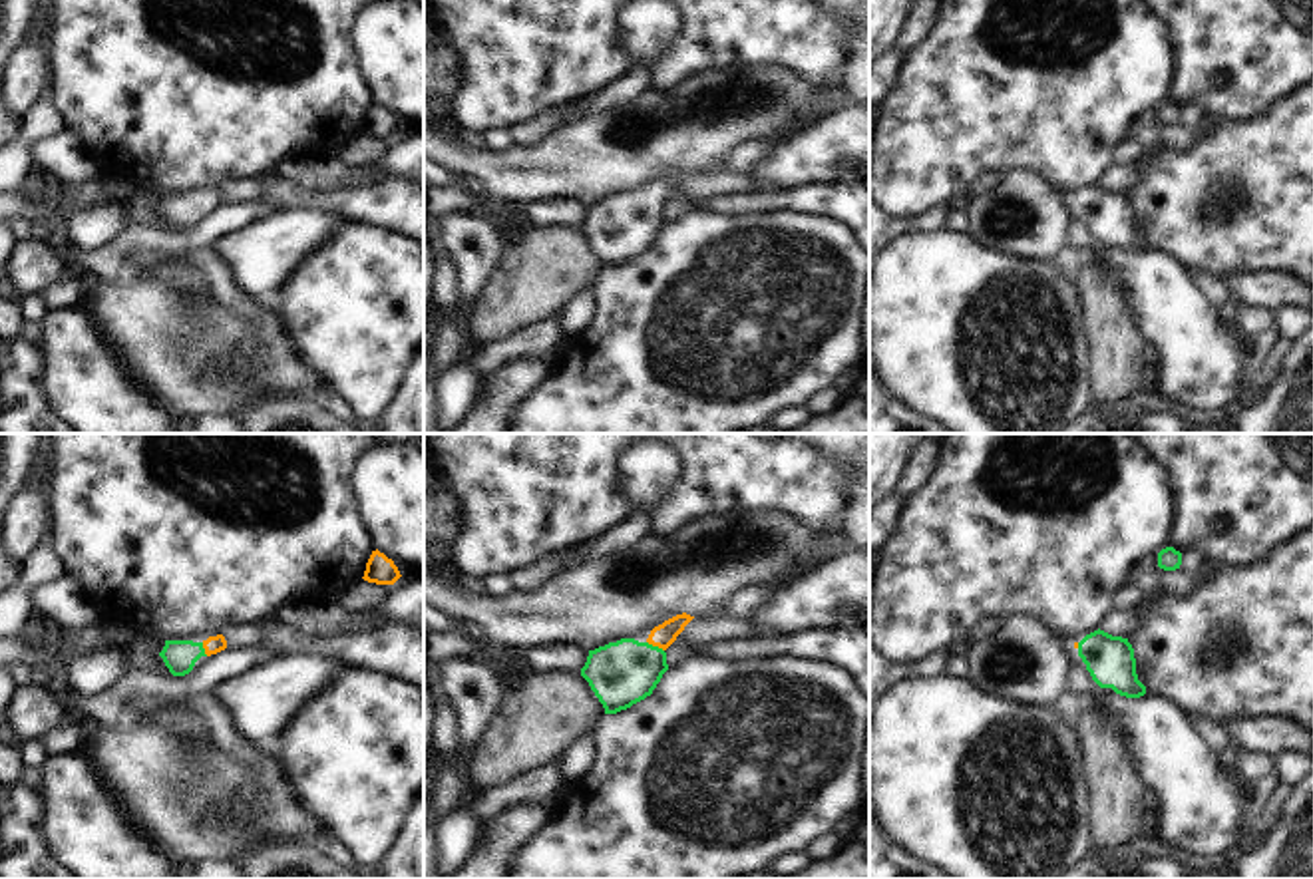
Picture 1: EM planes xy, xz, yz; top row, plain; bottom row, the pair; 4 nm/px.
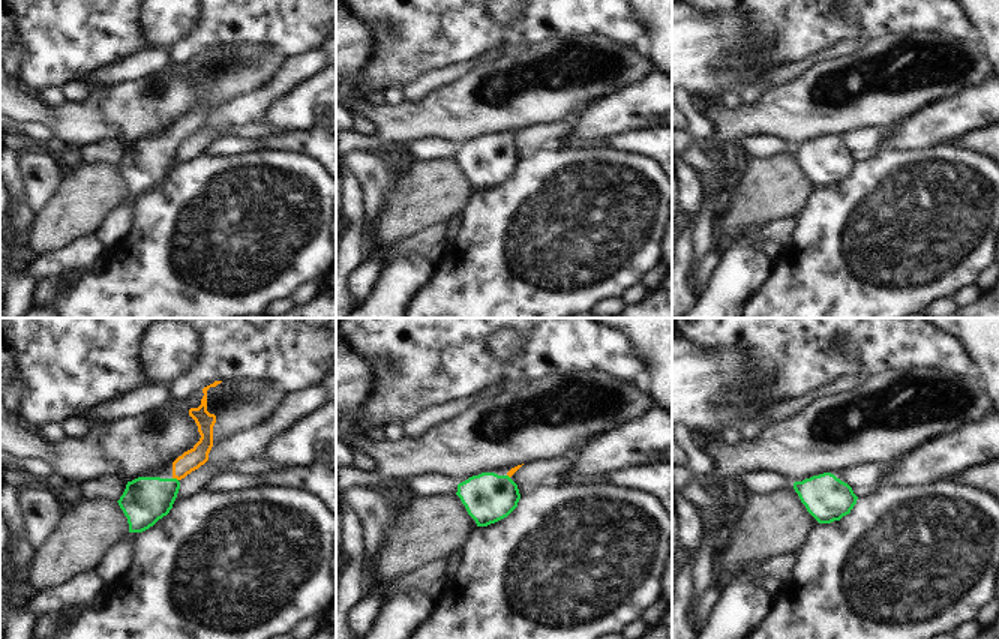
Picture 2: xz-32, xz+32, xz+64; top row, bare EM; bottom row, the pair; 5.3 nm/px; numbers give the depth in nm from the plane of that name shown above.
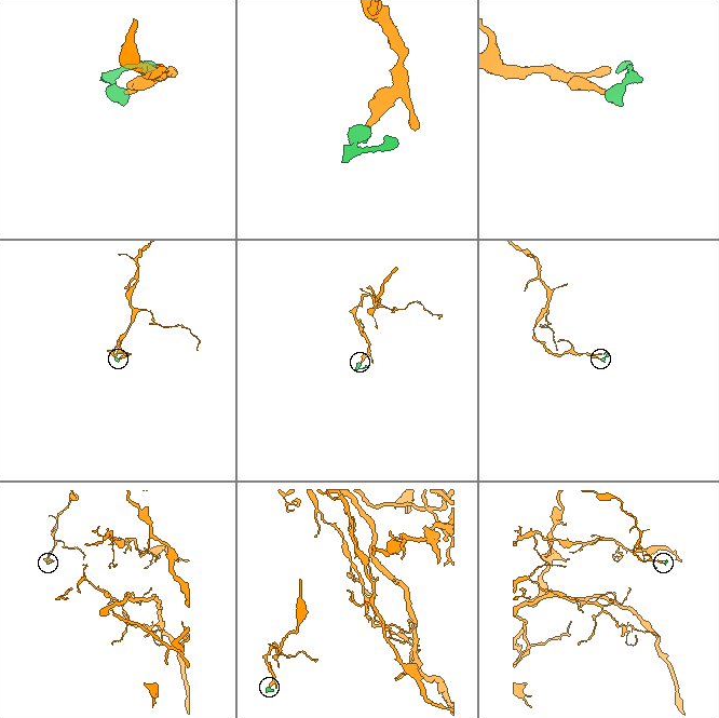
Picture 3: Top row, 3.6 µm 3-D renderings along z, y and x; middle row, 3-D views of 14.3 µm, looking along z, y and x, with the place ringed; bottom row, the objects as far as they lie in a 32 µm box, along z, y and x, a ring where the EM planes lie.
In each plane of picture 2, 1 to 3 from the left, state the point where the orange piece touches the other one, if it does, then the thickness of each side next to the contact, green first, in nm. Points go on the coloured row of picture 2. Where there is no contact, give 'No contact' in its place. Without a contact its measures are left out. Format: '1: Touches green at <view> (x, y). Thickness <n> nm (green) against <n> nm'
1: Touches green at xz-32 (176, 479). Thickness 260 nm (green) against 110 nm
2: No contact
3: No contact.

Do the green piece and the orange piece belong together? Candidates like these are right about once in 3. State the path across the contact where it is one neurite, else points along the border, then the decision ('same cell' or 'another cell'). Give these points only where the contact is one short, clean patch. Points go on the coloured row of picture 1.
across xz (623, 673), (631, 671), (655, 647), (663, 635) | same cell

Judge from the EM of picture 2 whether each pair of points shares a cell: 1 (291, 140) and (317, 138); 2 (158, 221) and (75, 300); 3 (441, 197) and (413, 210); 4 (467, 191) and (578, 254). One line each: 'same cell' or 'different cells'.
1: same cell
2: same cell
3: same cell
4: different cells

